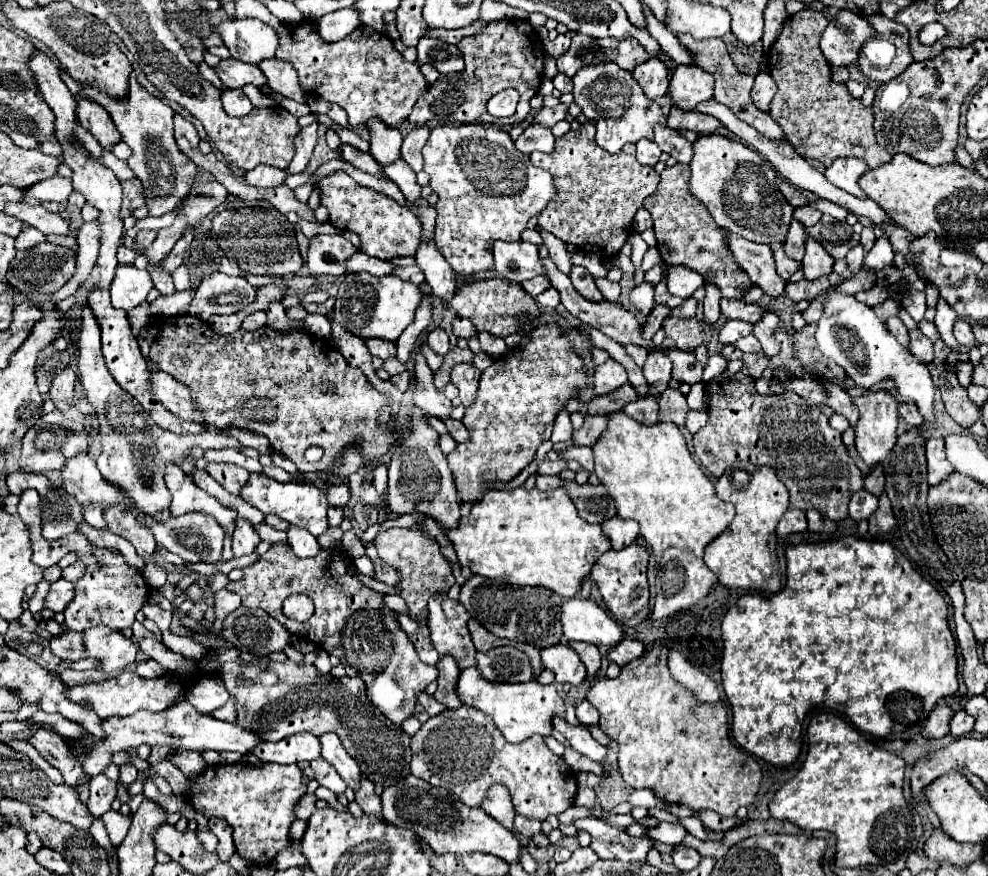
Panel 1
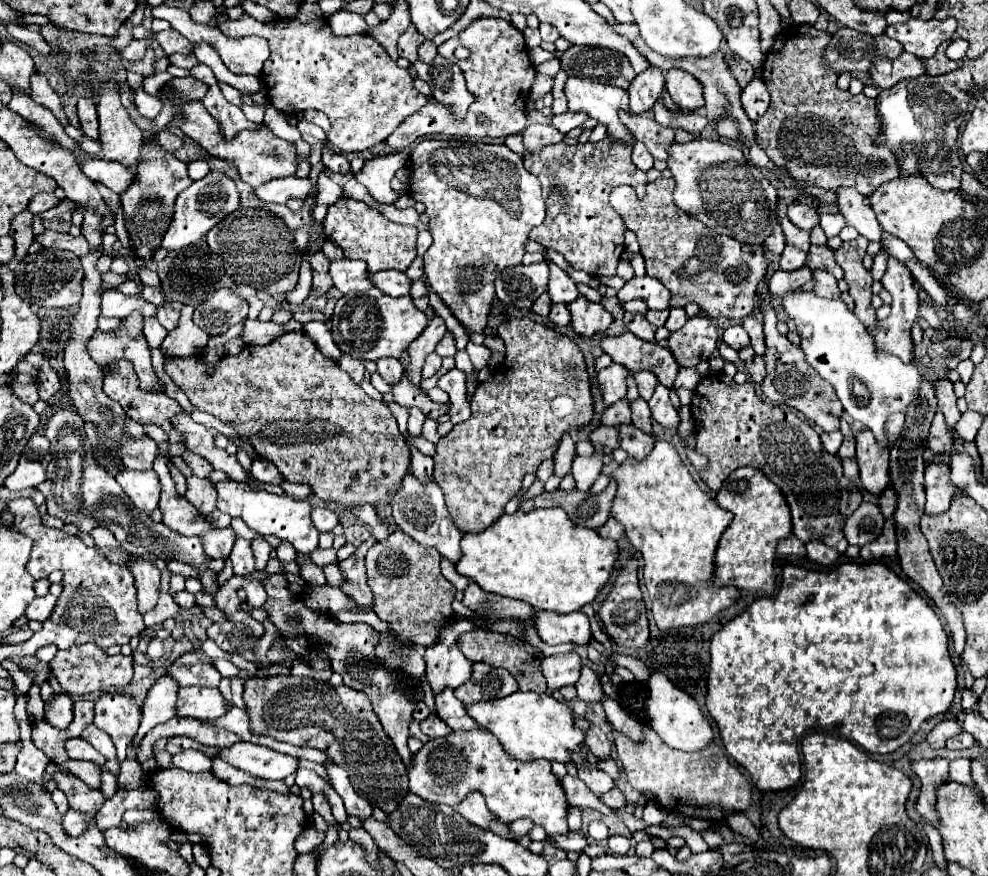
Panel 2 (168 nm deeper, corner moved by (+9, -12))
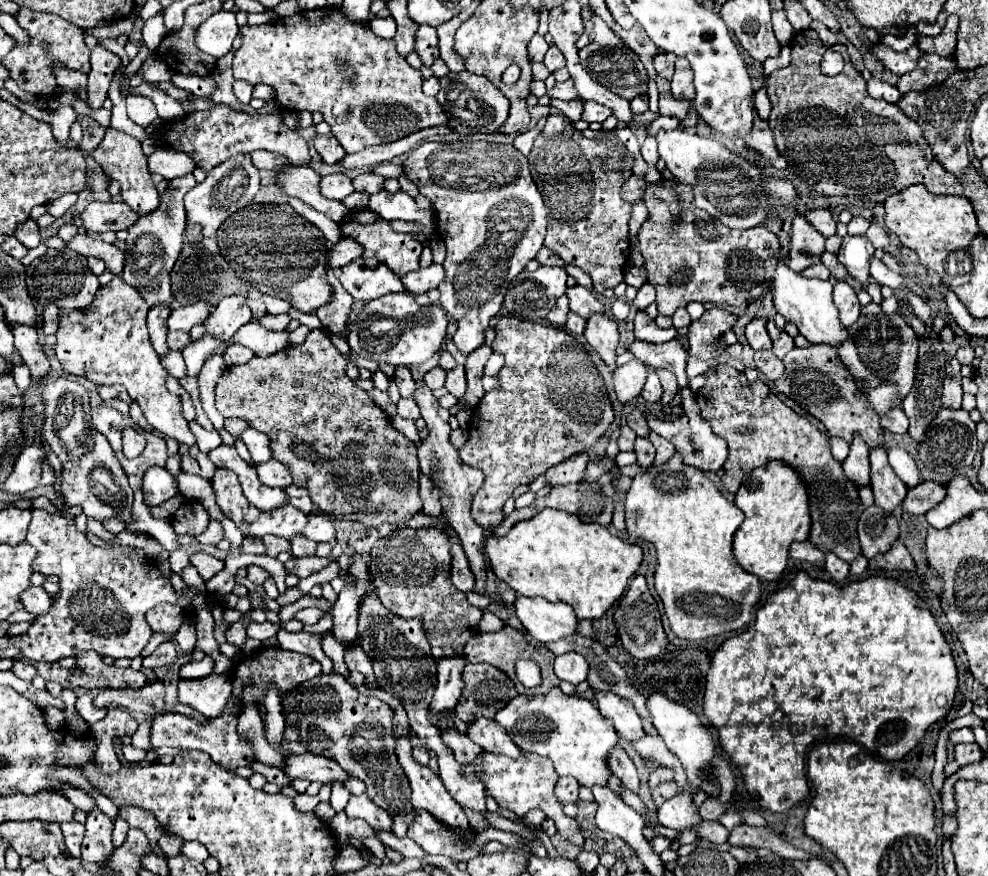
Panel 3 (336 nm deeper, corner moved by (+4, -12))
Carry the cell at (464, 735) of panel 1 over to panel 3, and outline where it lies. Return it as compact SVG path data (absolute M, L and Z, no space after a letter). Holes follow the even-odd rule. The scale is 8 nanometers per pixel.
M484 752L472 764L462 764L462 774L468 780L482 782L486 792L498 802L500 808L510 810L510 812L514 812L518 816L524 816L532 808L540 808L548 818L552 818L556 822L558 832L570 844L574 844L574 846L584 844L584 840L582 840L584 836L580 834L580 824L576 822L576 818L570 818L570 816L564 814L562 802L558 802L558 798L554 794L558 774L552 768L552 760L544 760L542 756L528 754L528 752L524 752L520 758L510 758L510 756L502 756L502 754Z

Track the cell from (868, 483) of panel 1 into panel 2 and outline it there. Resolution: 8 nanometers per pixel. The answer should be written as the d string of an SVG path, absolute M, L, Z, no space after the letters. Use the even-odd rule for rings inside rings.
M887 488L881 498L879 498L879 508L883 512L885 518L893 518L895 514L895 504L897 504L897 496L895 496L895 490L893 488Z

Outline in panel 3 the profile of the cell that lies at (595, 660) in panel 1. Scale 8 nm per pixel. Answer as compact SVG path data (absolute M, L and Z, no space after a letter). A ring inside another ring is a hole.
M592 688L592 692L594 692L594 698L598 702L600 714L614 722L616 732L626 742L634 742L634 740L642 738L642 722L640 722L640 716L636 714L630 700L620 698L612 692L598 690L598 688Z

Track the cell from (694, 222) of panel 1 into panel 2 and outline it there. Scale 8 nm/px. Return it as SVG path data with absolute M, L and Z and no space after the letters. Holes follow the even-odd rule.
M663 176L647 182L643 200L635 196L631 186L619 186L611 192L611 206L623 216L625 226L637 234L647 276L657 278L671 292L671 308L695 302L711 318L747 318L757 306L759 280L767 276L765 246L739 244L739 240L719 236L699 220L691 220L675 208L673 188L675 180Z

